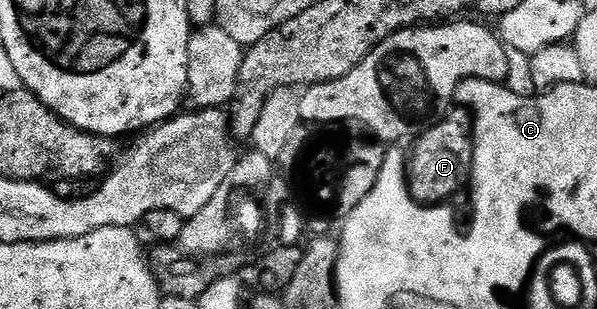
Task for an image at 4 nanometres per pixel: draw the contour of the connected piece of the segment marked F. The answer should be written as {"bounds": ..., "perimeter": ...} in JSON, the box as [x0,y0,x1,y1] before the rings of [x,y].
{"bounds":[408,106,476,231],"perimeter":[[[454,106],[439,119],[437,124],[427,128],[413,141],[414,152],[408,156],[408,183],[410,186],[410,197],[416,202],[416,206],[422,207],[422,212],[450,212],[450,224],[453,229],[466,231],[472,226],[473,211],[467,210],[469,197],[467,188],[470,185],[472,166],[476,164],[474,157],[474,113],[465,106]]]}

